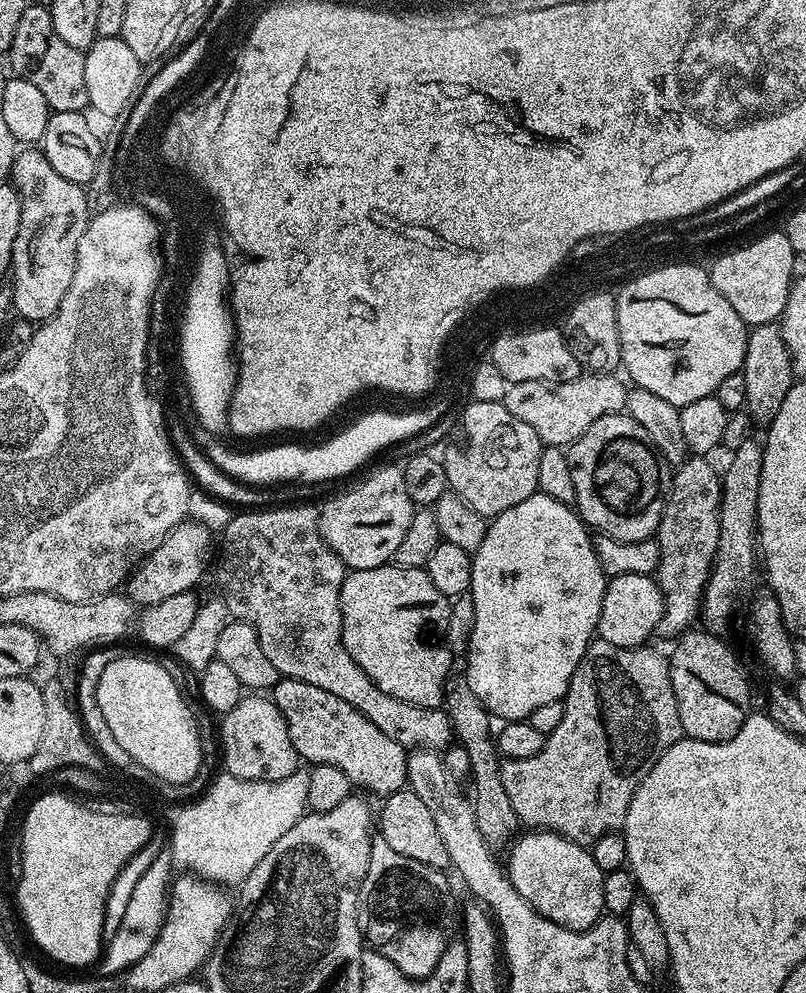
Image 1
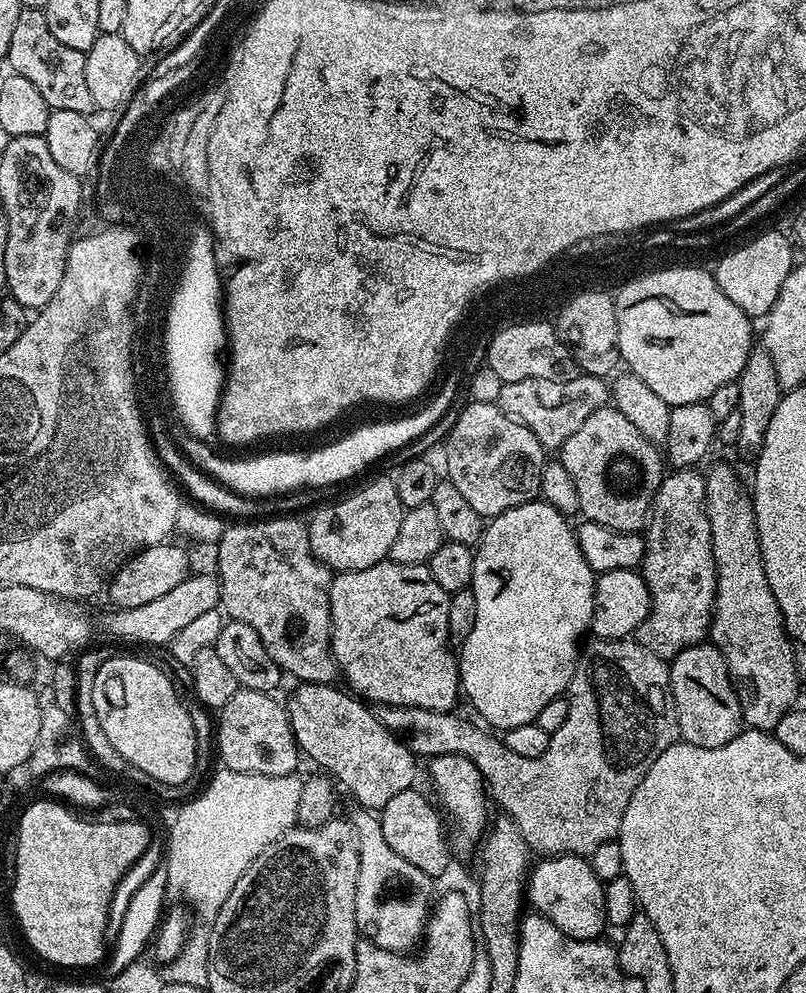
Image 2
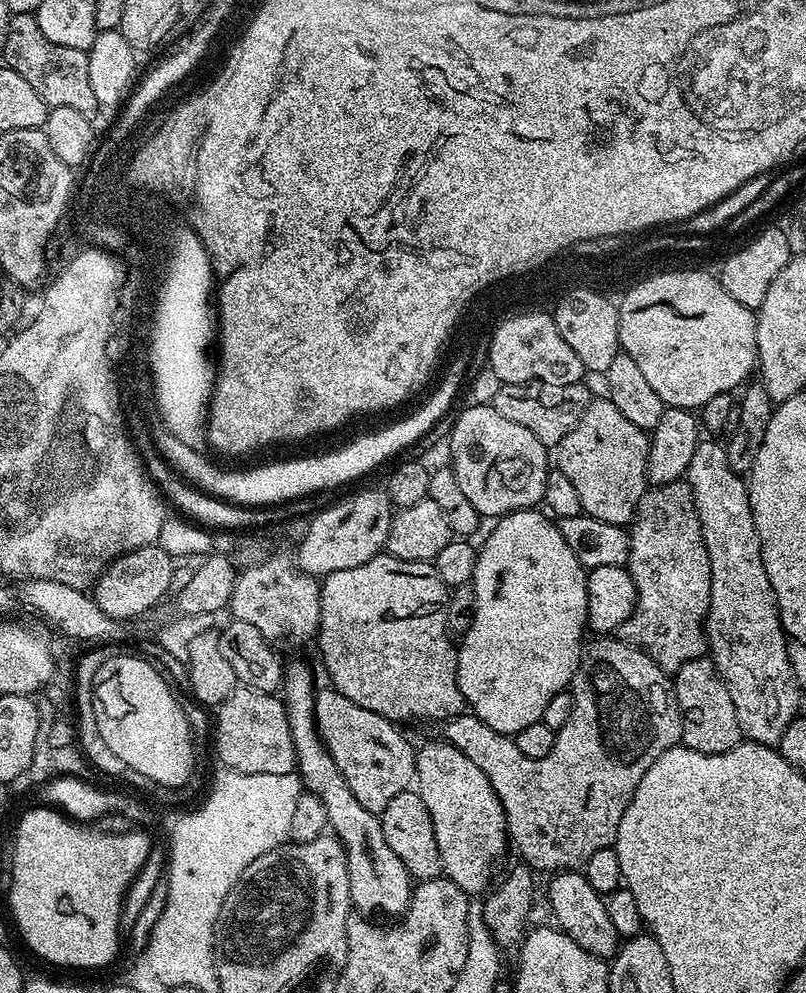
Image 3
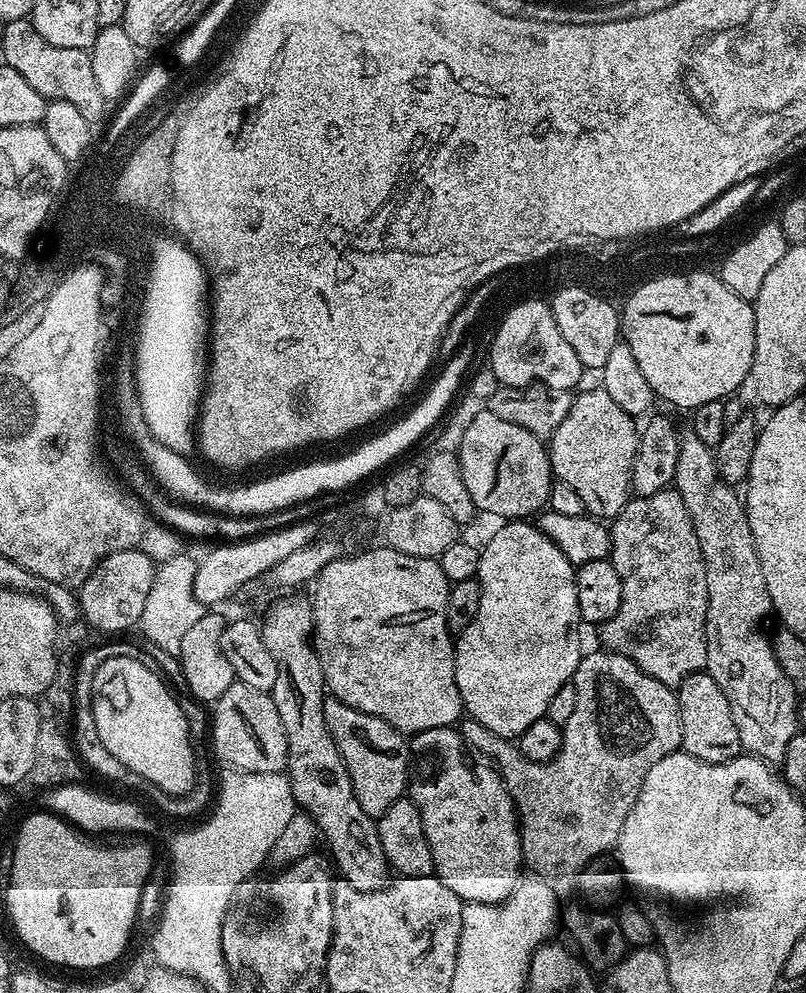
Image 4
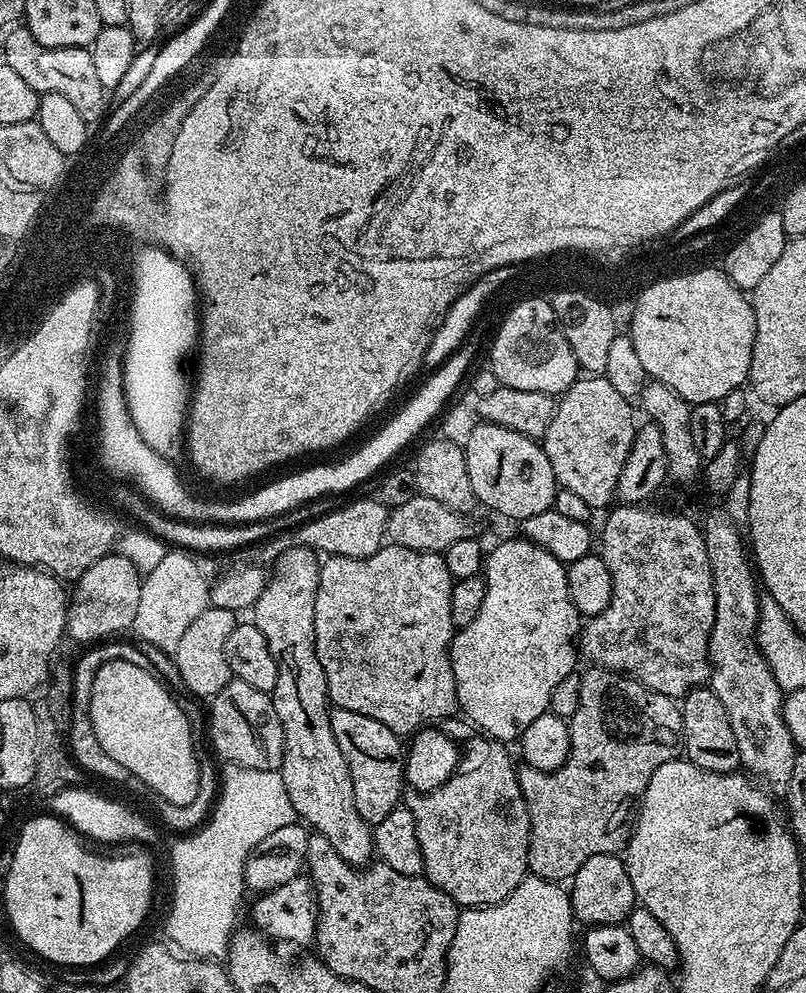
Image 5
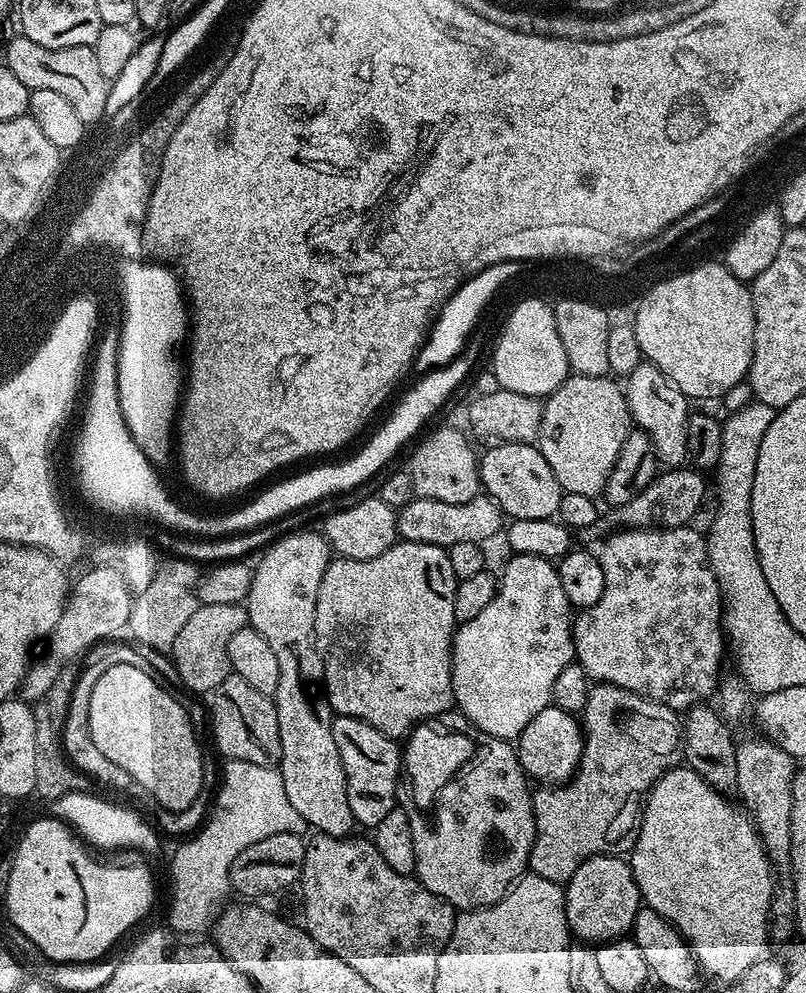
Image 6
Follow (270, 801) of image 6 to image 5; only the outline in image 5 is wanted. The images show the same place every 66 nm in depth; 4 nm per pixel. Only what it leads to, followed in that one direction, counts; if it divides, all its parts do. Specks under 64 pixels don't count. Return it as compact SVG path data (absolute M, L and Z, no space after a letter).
M228 764L225 769L224 785L220 788L220 801L217 802L216 809L213 810L212 817L208 820L208 825L205 828L198 829L193 836L186 836L187 834L181 835L181 840L172 848L172 909L168 912L168 936L181 948L179 951L192 958L211 960L213 962L223 961L227 957L228 942L238 924L238 921L236 921L236 907L239 906L240 899L246 896L246 889L244 887L244 863L246 862L246 858L252 853L254 846L258 846L258 842L262 842L262 838L267 838L269 834L274 834L274 830L291 824L294 820L290 798L286 794L286 782L282 782L279 772L250 770L237 764Z

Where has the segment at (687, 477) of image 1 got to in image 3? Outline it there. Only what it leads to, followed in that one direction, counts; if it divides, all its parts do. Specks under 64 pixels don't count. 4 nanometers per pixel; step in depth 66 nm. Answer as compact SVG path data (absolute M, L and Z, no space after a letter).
M679 480L674 483L655 485L645 491L644 496L639 500L636 515L629 527L628 563L626 567L636 587L636 605L630 618L626 618L626 622L622 622L622 626L618 629L619 639L645 652L663 672L669 674L675 674L682 666L686 666L686 662L701 659L708 652L708 636L704 632L704 620L708 617L708 607L710 606L710 558L706 554L706 542L701 536L701 524L698 522L696 509L693 506L692 491L689 490L685 481Z

